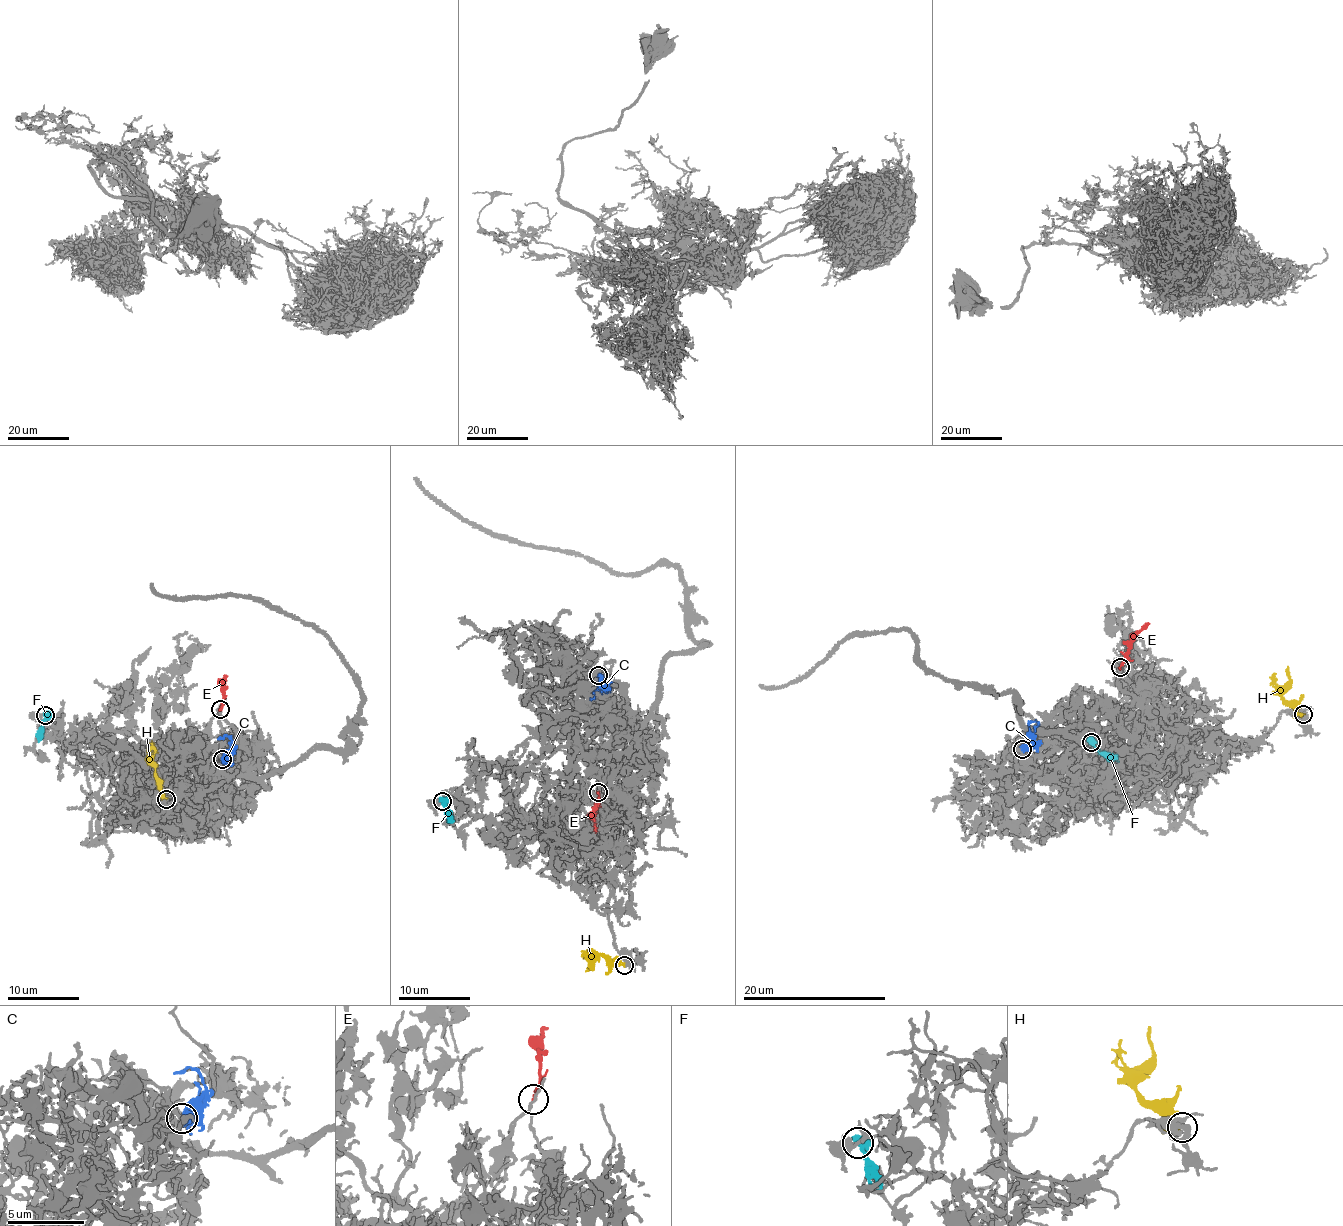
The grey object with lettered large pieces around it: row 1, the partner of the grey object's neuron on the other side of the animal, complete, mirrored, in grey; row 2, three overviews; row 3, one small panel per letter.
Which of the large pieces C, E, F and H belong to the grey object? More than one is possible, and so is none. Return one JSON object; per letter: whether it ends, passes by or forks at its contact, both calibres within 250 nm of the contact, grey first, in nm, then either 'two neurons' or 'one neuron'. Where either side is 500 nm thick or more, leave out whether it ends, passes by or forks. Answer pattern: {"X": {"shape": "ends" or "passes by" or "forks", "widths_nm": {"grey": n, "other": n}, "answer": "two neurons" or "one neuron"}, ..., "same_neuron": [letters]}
{"C": {"widths_nm": {"grey": 220, "other": 550}, "answer": "one neuron"}, "E": {"shape": "ends", "widths_nm": {"grey": 160, "other": 200}, "answer": "two neurons"}, "F": {"widths_nm": {"grey": 280, "other": 700}, "answer": "two neurons"}, "H": {"shape": "ends", "widths_nm": {"grey": 240, "other": 280}, "answer": "one neuron"}, "same_neuron": ["C", "H"]}

